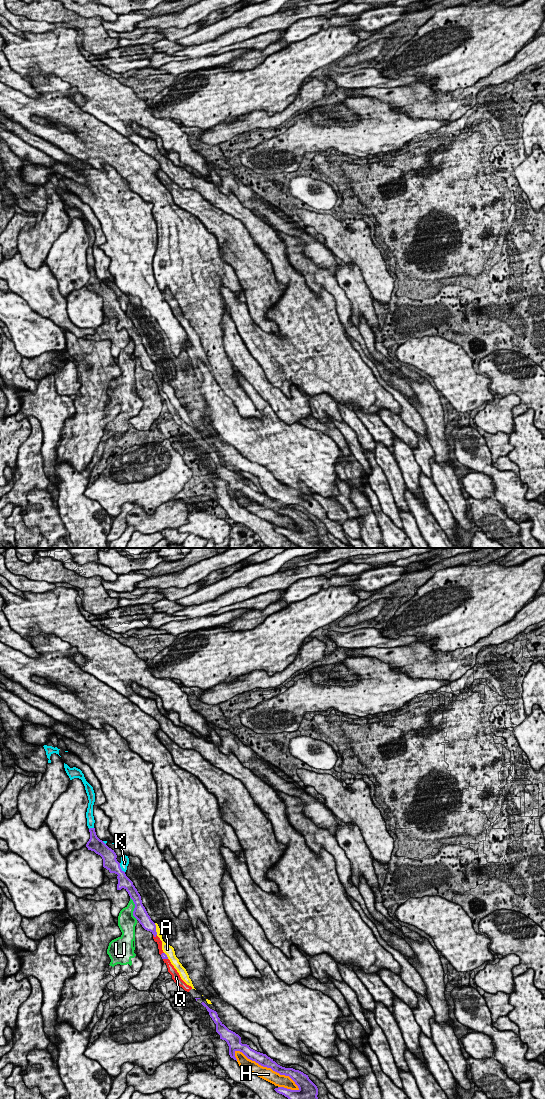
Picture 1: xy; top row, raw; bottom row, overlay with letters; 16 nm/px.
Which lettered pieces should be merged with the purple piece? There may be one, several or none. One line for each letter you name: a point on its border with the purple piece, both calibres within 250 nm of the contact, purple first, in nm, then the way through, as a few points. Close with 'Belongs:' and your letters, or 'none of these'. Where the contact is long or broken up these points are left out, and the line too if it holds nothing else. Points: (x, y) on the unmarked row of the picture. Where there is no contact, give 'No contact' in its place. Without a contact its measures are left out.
Q: Touches purple at xy (155, 375). Thickness 180 nm (purple) against 90 nm
Belongs: Q

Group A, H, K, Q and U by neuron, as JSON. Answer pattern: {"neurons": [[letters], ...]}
{"neurons": [["A"], ["H"], ["K"], ["Q"], ["U"]]}

